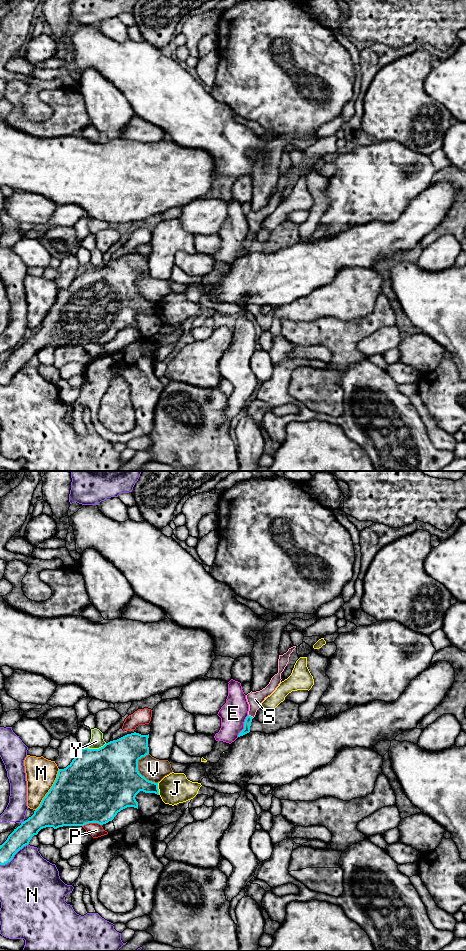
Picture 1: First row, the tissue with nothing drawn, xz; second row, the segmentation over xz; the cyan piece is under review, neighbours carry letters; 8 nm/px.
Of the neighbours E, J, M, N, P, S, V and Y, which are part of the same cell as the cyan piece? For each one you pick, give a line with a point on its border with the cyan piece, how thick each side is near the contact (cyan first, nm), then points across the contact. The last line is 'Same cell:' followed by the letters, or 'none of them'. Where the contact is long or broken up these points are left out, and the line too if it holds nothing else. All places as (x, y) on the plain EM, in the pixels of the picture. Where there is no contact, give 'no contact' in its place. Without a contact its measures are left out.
S: contact xz (250, 236); calibres 60 and 120 nm; way xz (248, 240), (250, 236), (254, 219)
Same cell: S

